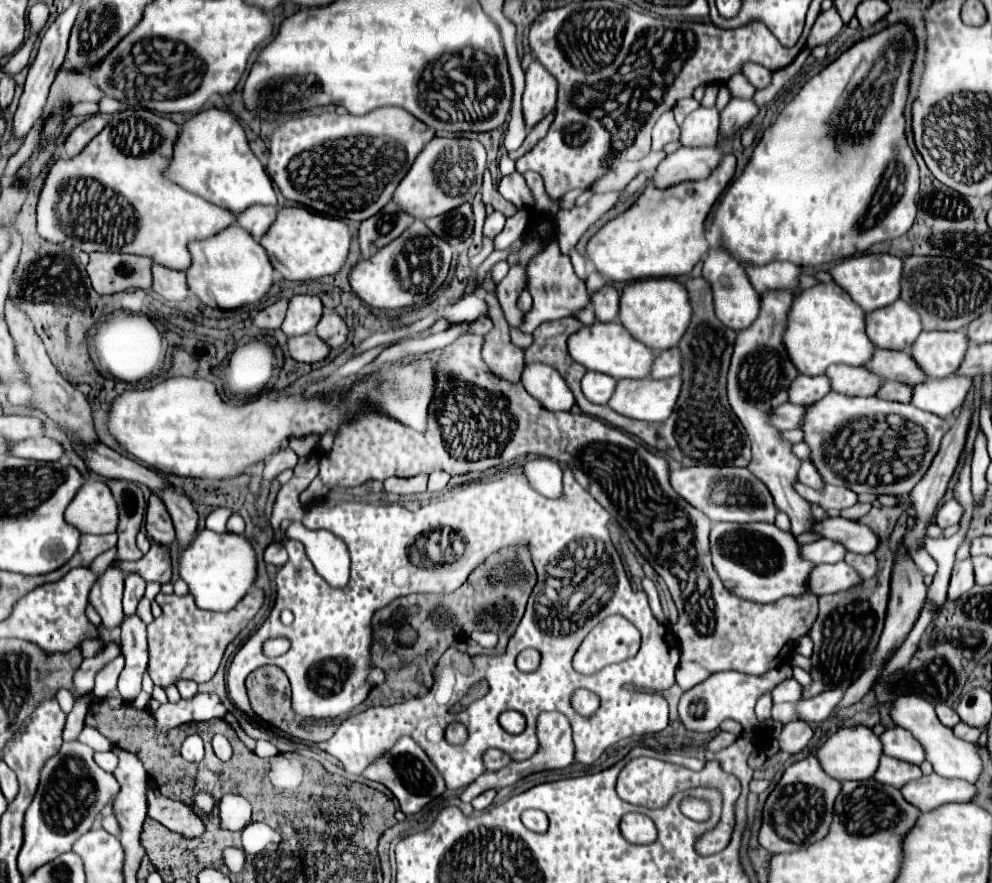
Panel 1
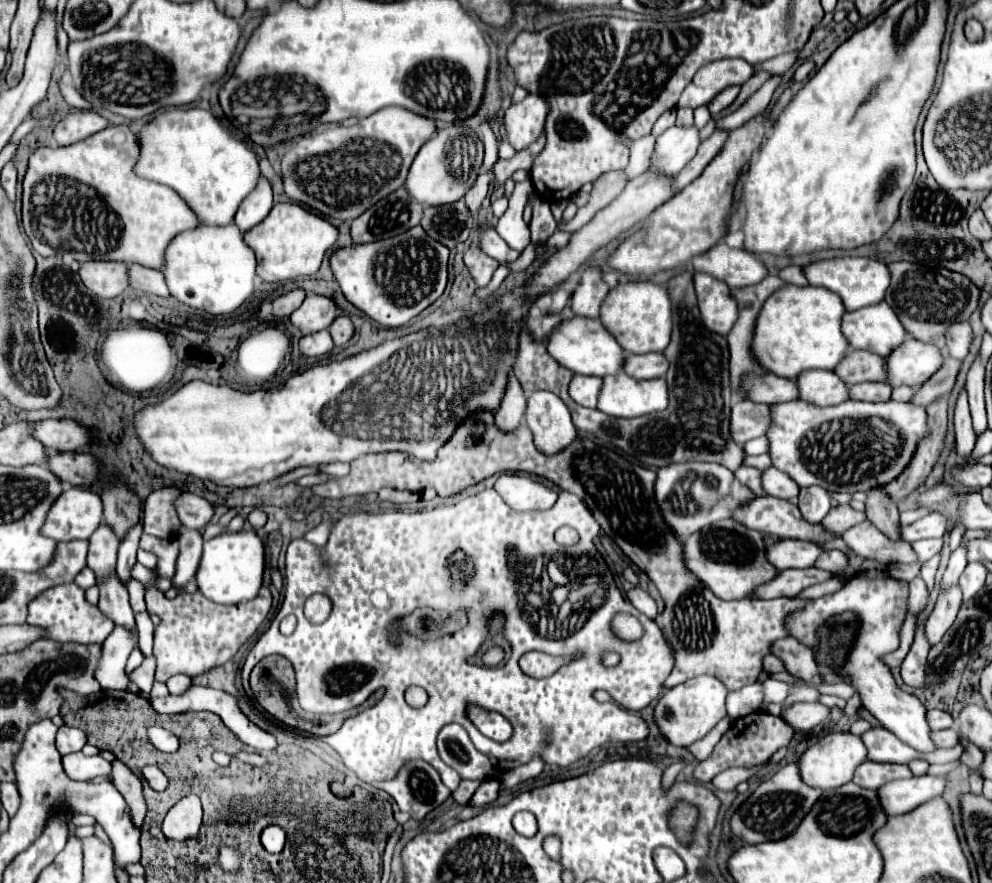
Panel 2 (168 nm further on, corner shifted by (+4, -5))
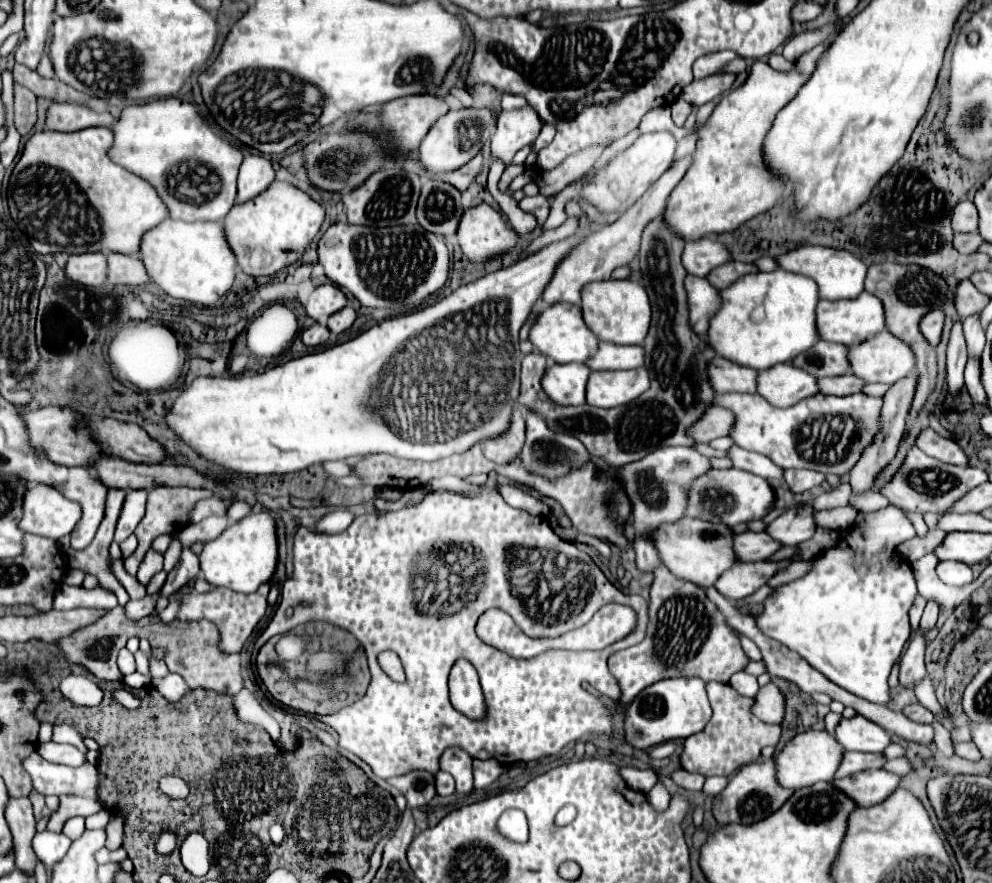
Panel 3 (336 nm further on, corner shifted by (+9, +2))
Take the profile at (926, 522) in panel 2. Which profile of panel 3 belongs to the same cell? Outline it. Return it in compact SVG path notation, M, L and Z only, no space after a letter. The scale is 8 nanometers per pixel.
M888 505L886 509L868 513L866 521L860 527L848 529L844 533L846 535L842 535L838 545L828 549L816 561L810 573L774 589L774 595L764 601L764 611L756 619L756 623L768 637L802 655L814 669L818 669L824 677L828 677L842 689L870 703L888 707L888 703L892 701L888 675L910 637L908 609L916 595L912 569L896 553L896 545L914 537L914 525L904 511Z

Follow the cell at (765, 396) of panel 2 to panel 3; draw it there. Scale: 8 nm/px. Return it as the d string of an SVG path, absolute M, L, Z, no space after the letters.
M724 357L714 359L708 367L716 393L756 393L758 389L756 369L736 365Z

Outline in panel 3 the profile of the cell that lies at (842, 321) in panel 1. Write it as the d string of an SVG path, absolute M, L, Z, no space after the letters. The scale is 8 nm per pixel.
M784 269L748 275L748 279L740 279L740 283L732 283L728 291L722 291L722 297L724 307L716 313L716 317L712 317L708 335L712 339L712 347L716 347L716 353L724 359L732 359L734 363L744 363L744 367L756 367L758 371L764 371L778 363L792 361L820 341L820 333L816 327L816 305L820 301L820 295L818 285L810 277L794 275Z

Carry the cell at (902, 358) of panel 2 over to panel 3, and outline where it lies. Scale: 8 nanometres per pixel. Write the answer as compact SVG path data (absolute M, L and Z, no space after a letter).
M888 331L874 335L872 339L850 347L852 373L860 375L866 383L896 383L904 379L914 367L914 351L902 339Z

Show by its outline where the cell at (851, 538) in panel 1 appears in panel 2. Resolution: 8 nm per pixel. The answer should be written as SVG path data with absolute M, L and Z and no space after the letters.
M769 494L755 496L749 502L741 502L733 510L735 522L749 526L761 534L775 534L779 538L797 538L807 542L823 542L835 536L827 534L819 524L811 526L801 518L799 508L791 500L779 500Z

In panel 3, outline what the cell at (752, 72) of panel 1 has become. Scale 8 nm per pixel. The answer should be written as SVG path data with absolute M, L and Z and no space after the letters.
M718 51L718 53L708 53L704 57L699 57L692 66L694 79L702 79L722 71L736 57L738 55L734 51Z

